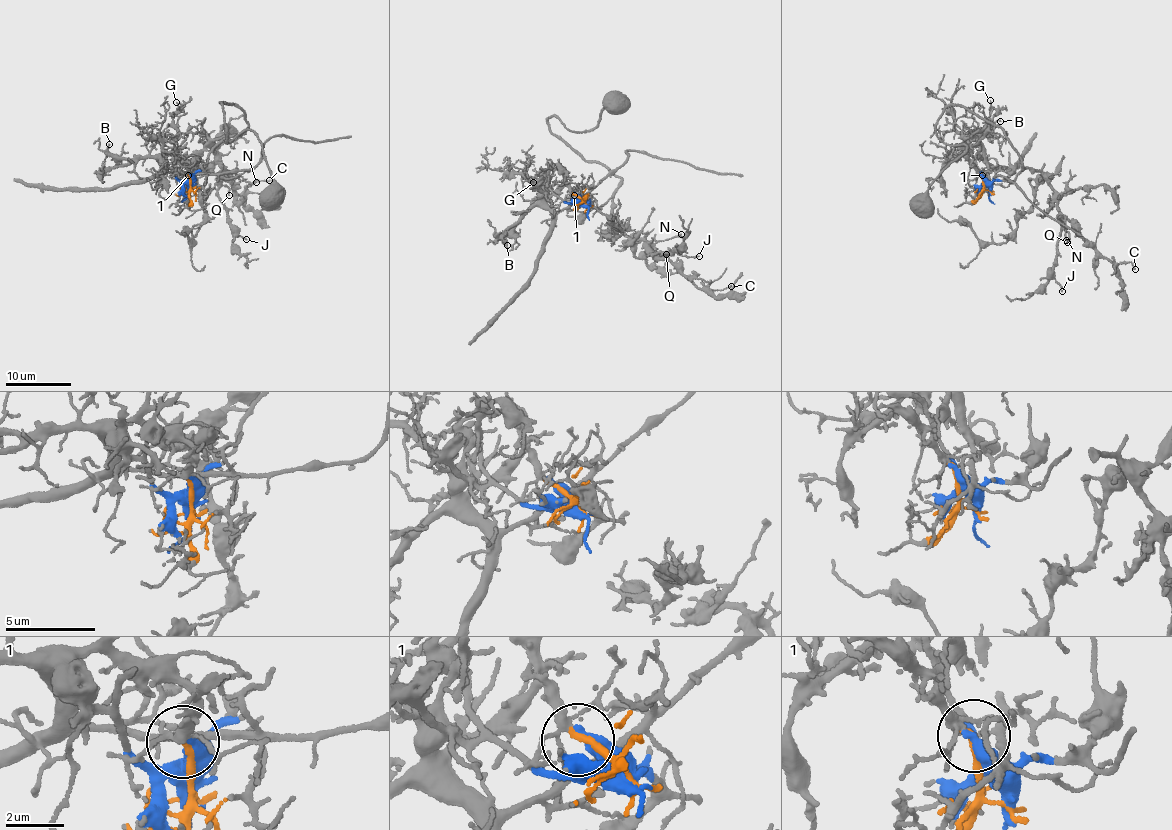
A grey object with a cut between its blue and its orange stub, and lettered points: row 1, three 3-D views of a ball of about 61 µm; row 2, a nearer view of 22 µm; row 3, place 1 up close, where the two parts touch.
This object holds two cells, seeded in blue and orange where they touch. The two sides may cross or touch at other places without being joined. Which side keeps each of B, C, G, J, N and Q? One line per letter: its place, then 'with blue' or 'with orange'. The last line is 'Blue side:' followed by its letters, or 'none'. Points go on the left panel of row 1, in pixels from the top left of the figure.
B: place (109, 144); with orange
C: place (269, 180); with blue
G: place (176, 102); with orange
J: place (246, 239); with blue
N: place (256, 182); with blue
Q: place (229, 195); with blue
Blue side: C, J, N, Q

